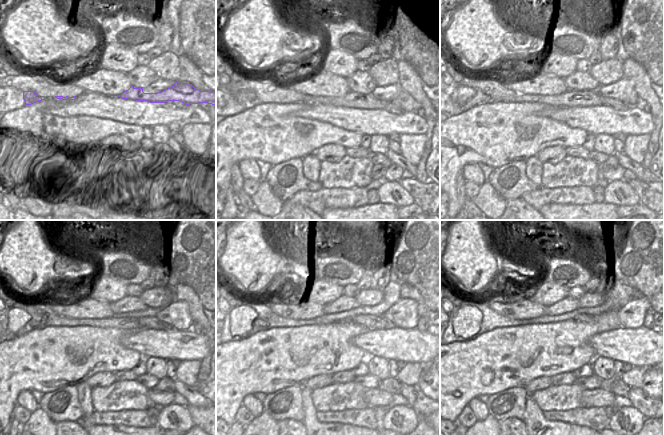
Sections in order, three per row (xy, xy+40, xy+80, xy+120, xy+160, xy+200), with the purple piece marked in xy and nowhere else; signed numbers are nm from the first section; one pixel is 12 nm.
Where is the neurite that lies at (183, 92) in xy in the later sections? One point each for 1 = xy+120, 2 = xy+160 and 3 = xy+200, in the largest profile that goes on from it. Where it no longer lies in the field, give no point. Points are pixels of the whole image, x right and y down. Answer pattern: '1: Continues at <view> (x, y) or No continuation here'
1: Continues at xy+120 (23, 317)
2: Continues at xy+160 (246, 318)
3: Continues at xy+200 (472, 318)

